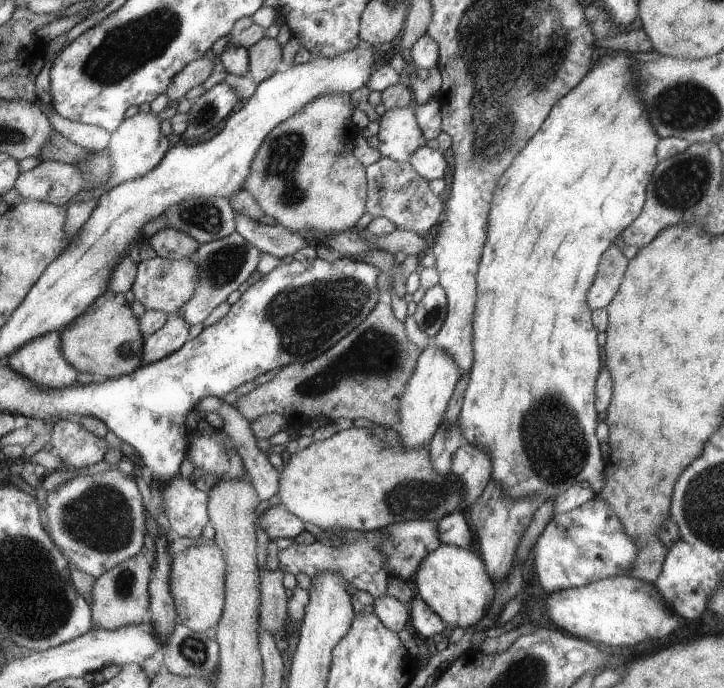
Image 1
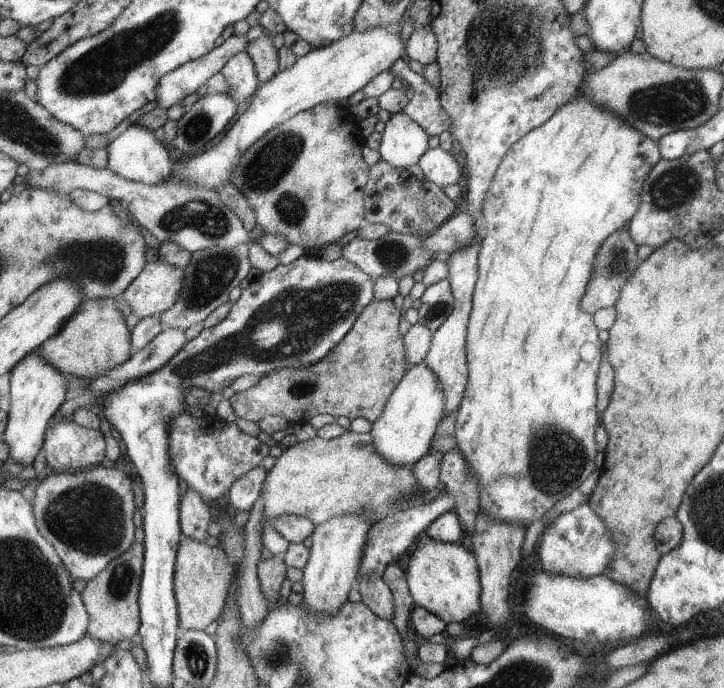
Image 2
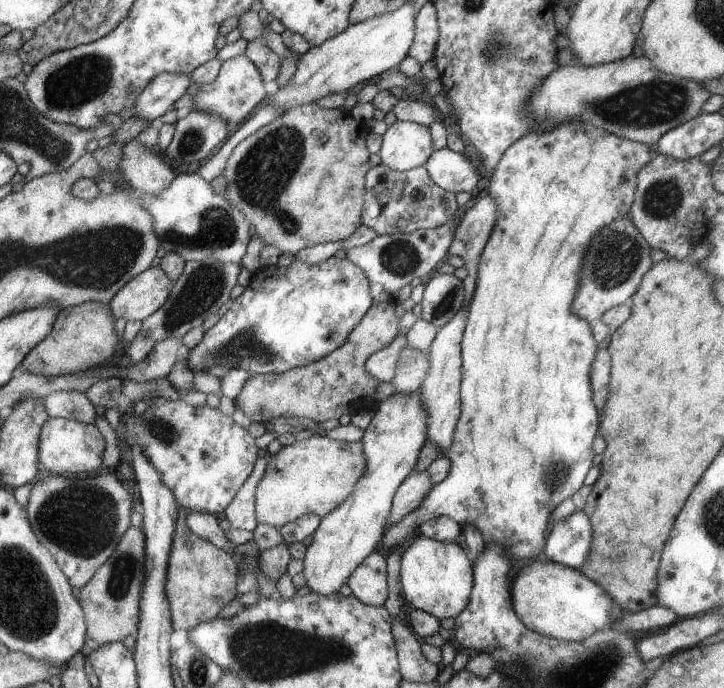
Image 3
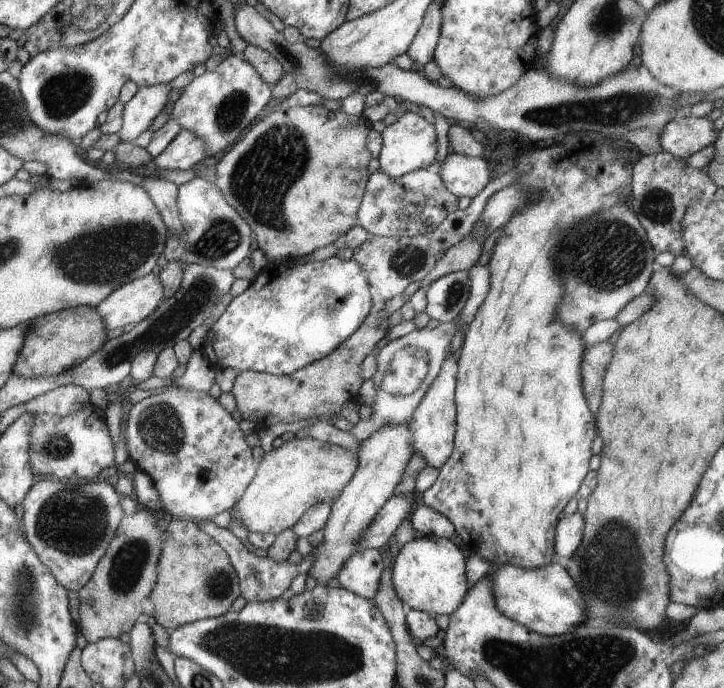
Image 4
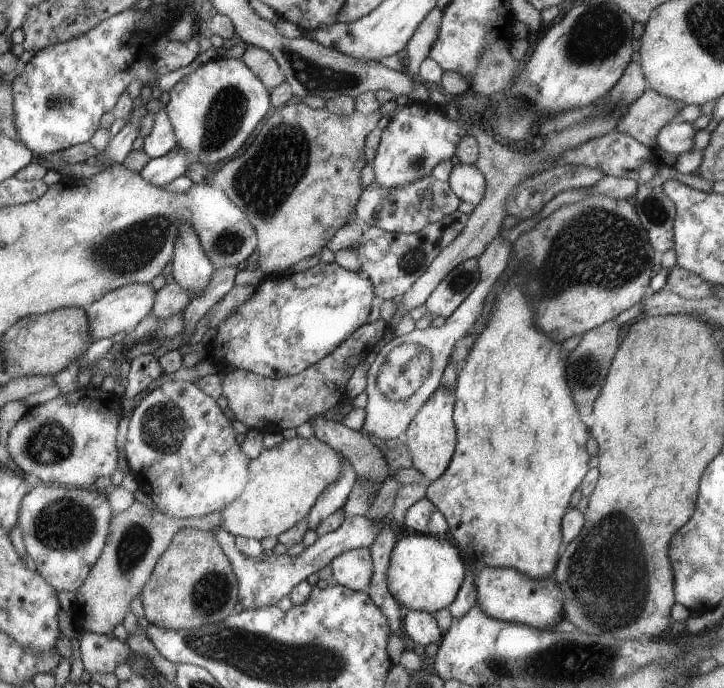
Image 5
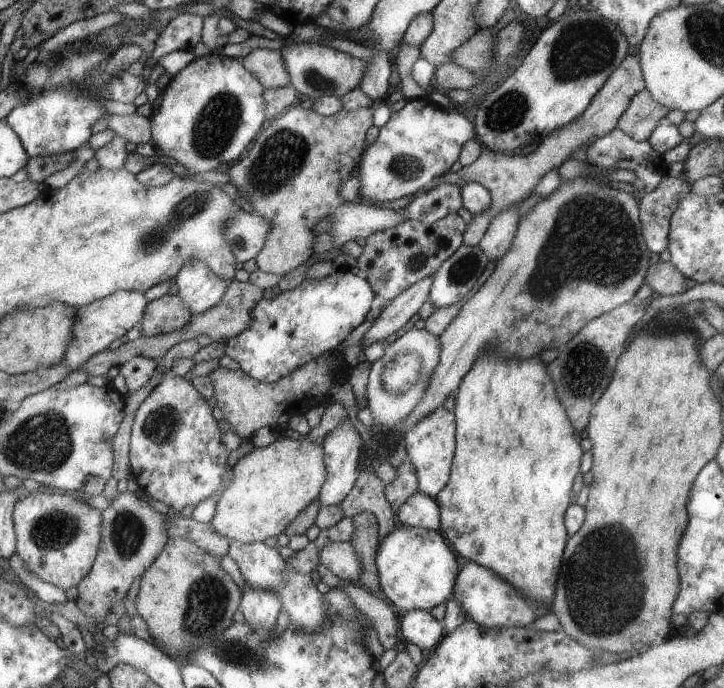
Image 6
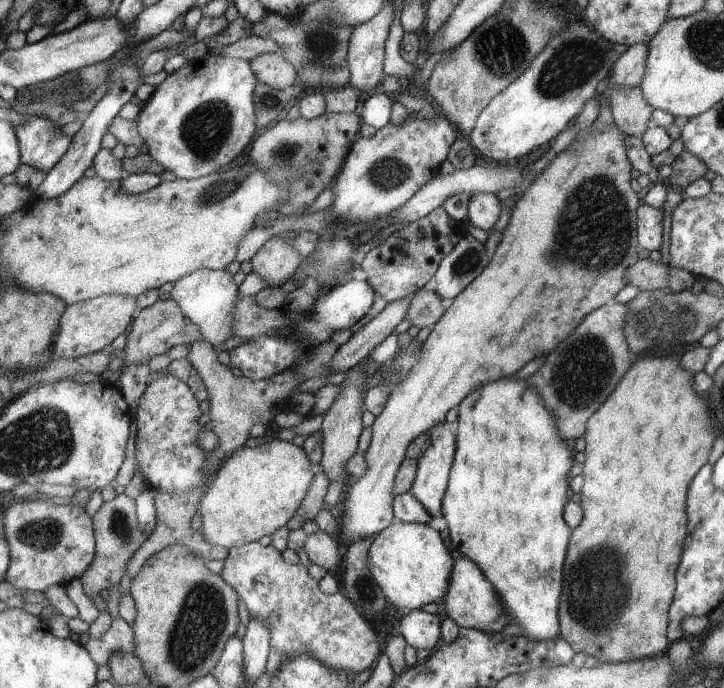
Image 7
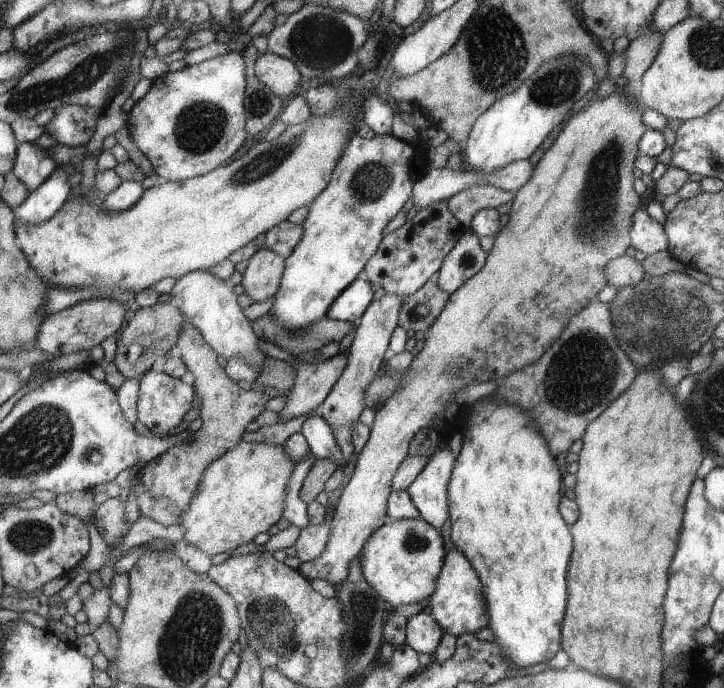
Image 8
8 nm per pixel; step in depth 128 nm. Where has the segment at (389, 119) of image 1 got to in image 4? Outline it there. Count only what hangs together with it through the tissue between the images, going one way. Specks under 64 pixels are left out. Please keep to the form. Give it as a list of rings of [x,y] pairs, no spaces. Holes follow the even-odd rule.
[[[410,108],[381,133],[381,151],[377,156],[379,169],[389,177],[398,178],[418,169],[433,167],[438,150],[436,141],[435,126],[420,117],[415,108]]]

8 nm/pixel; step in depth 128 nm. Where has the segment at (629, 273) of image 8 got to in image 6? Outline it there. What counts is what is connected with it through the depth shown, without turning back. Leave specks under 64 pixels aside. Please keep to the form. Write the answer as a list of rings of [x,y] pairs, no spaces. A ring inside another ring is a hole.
[[[658,261],[654,266],[648,266],[646,284],[660,296],[684,294],[686,282],[684,274],[676,270],[671,262]]]

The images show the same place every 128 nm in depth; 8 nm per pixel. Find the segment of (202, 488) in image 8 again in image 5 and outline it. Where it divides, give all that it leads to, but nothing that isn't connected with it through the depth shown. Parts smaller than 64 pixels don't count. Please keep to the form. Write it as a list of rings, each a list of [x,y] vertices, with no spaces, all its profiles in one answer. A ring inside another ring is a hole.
[[[295,437],[282,444],[264,449],[260,456],[250,460],[249,482],[245,490],[227,508],[220,510],[220,528],[230,532],[235,538],[277,538],[307,518],[310,510],[320,500],[330,485],[341,478],[342,456],[328,443],[315,437]]]

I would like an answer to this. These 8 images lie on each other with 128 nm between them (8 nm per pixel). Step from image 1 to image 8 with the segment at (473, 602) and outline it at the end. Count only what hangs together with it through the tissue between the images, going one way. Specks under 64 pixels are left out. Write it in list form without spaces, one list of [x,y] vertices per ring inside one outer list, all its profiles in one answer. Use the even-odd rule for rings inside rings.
[[[389,519],[366,542],[358,558],[364,579],[393,609],[416,604],[434,593],[438,574],[445,566],[442,534],[422,519]]]

